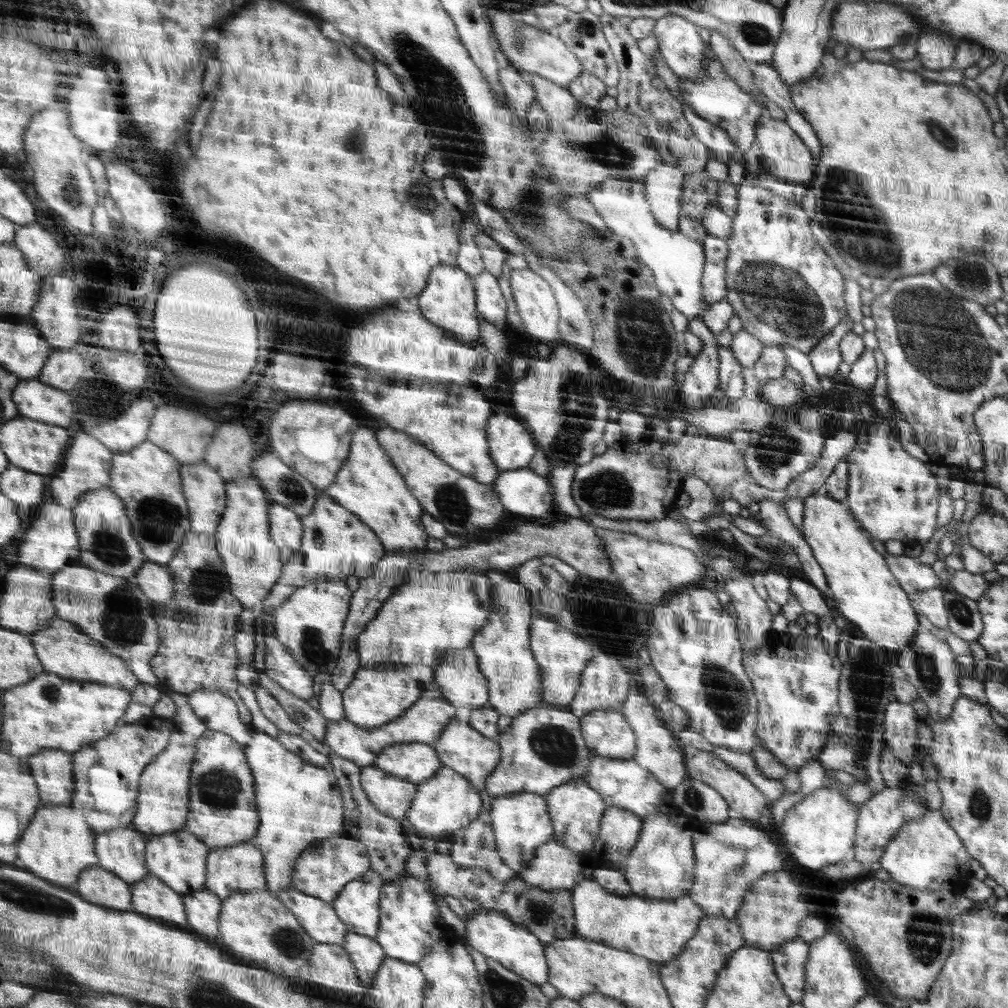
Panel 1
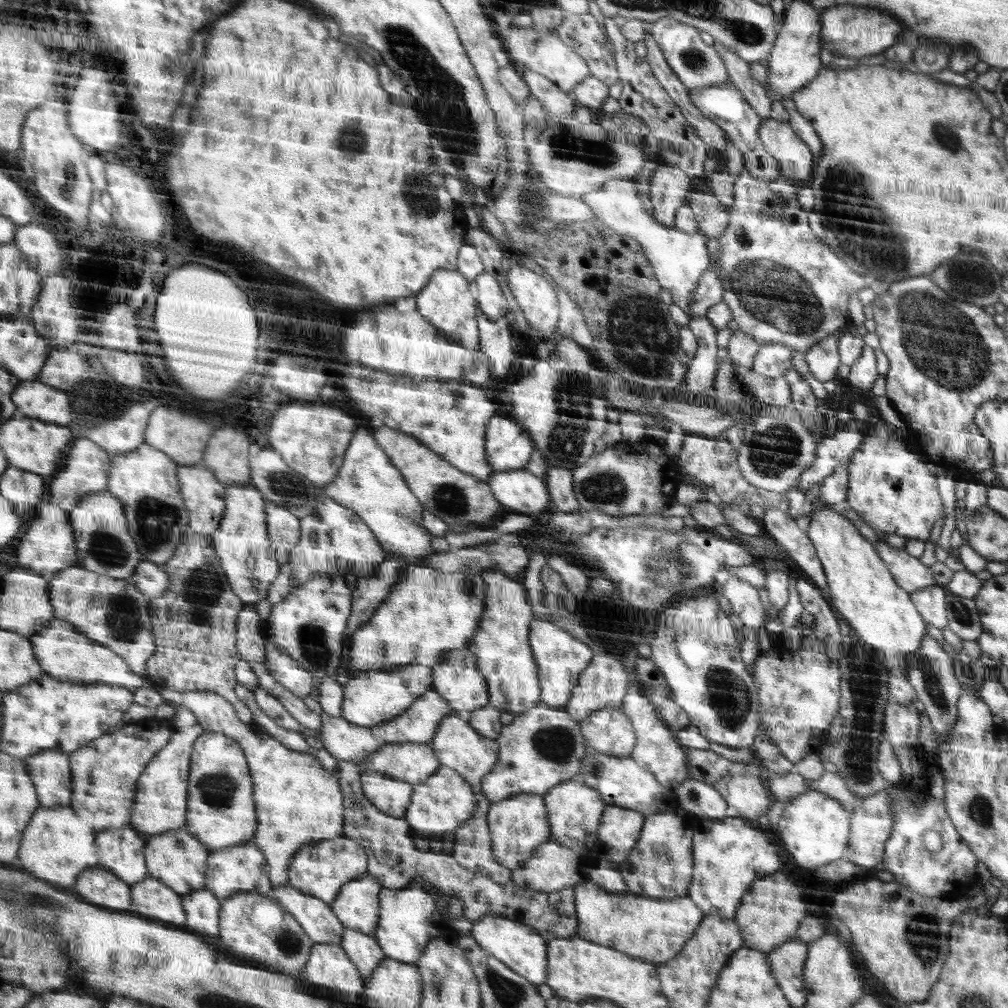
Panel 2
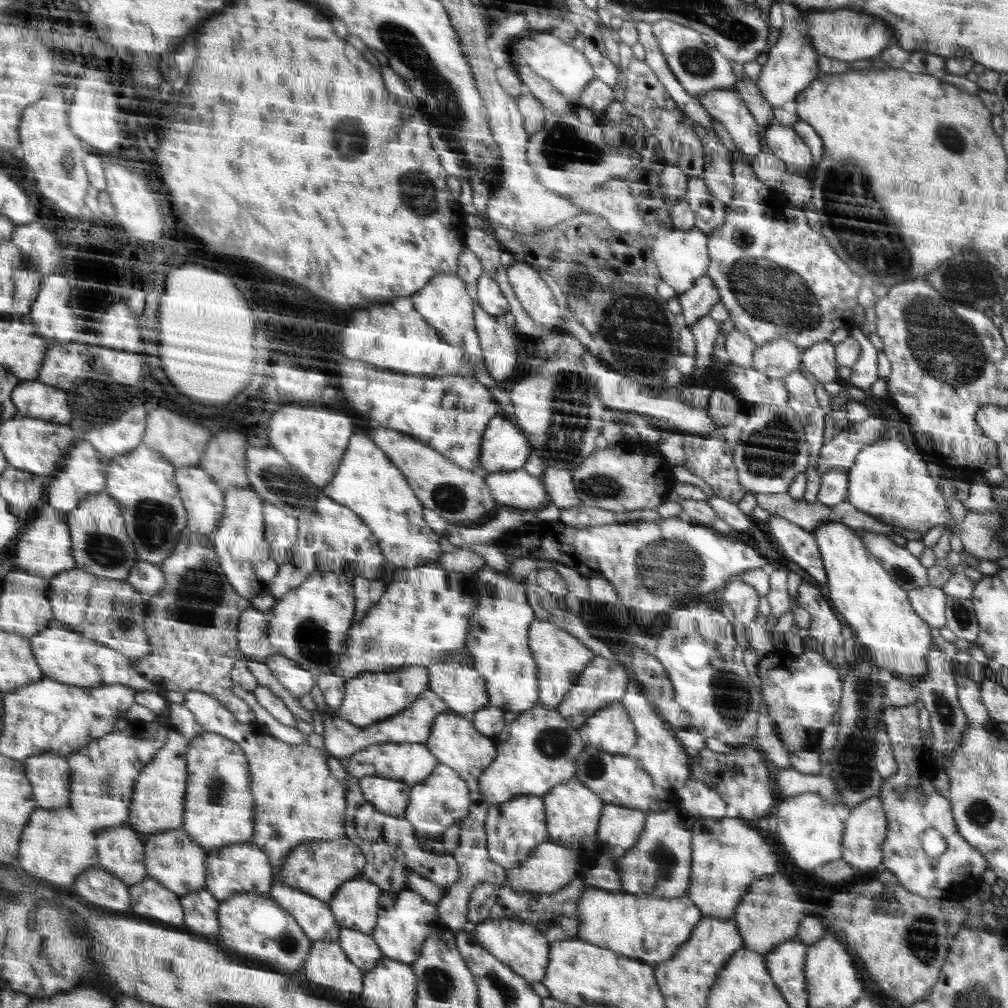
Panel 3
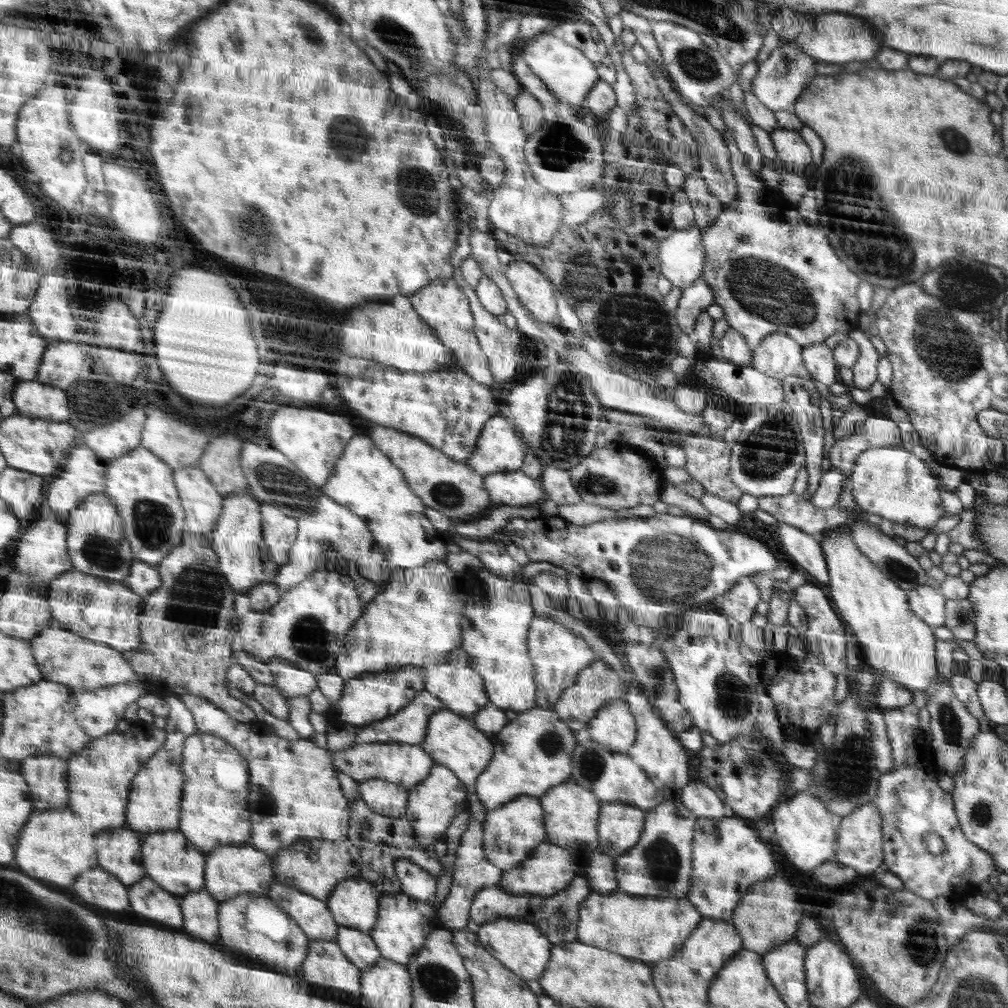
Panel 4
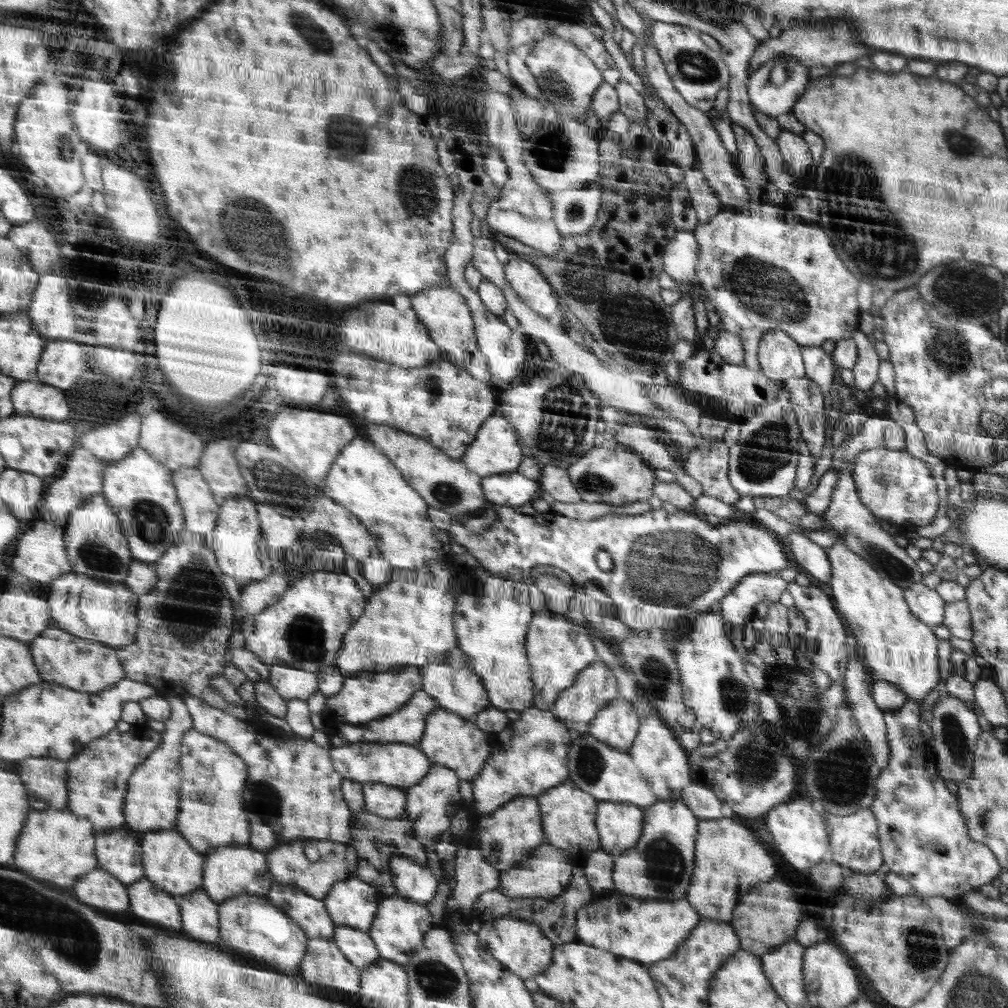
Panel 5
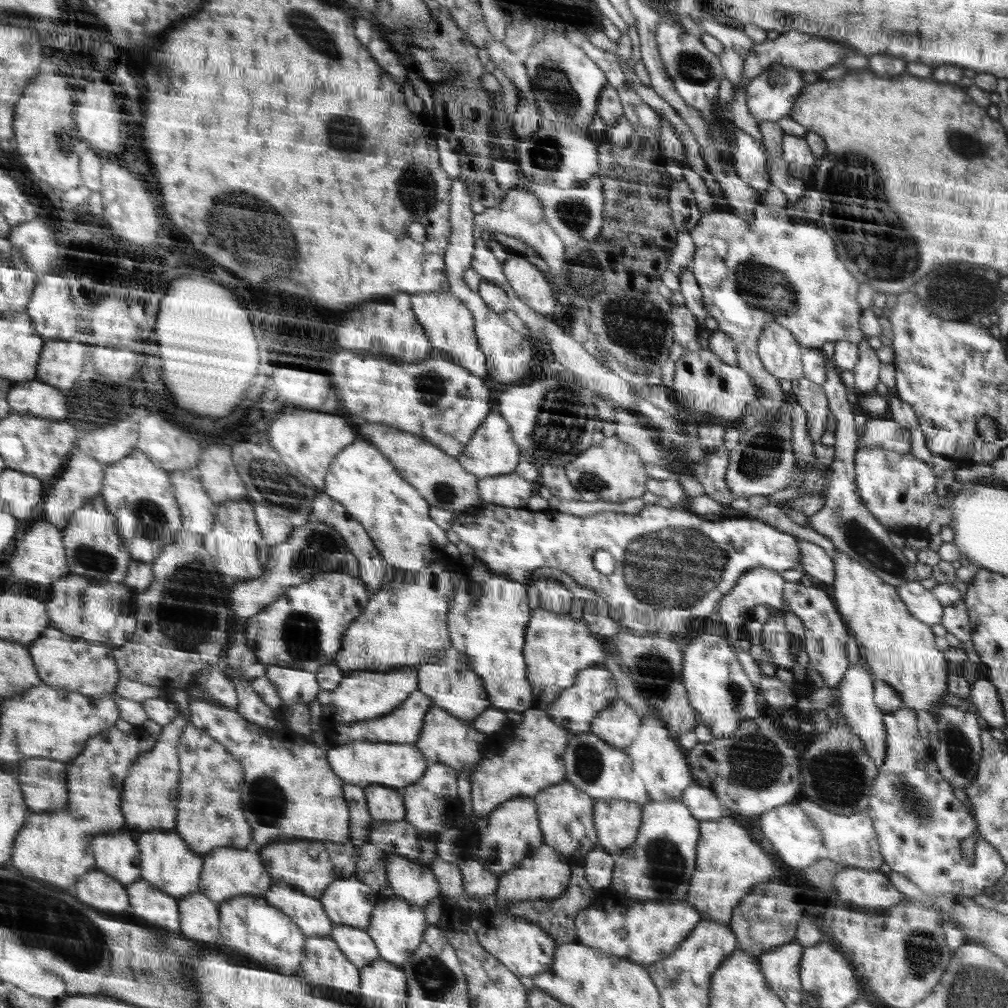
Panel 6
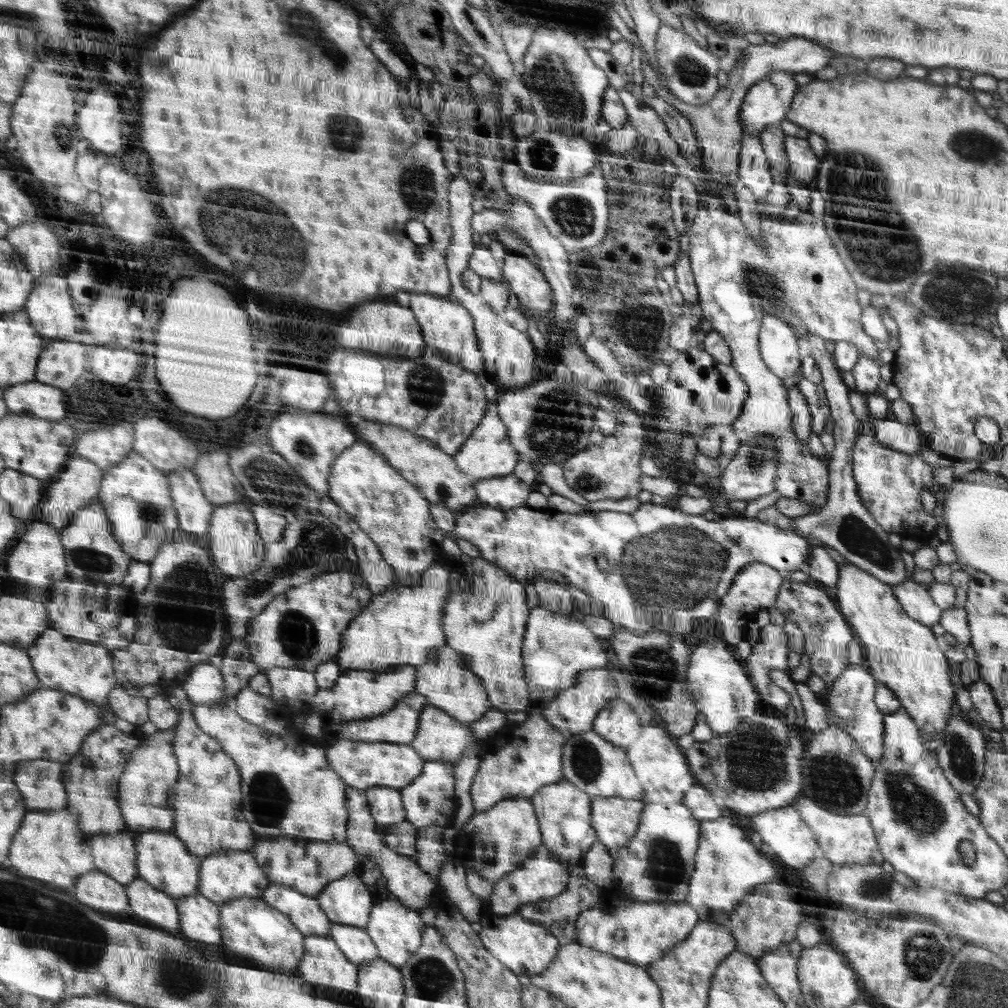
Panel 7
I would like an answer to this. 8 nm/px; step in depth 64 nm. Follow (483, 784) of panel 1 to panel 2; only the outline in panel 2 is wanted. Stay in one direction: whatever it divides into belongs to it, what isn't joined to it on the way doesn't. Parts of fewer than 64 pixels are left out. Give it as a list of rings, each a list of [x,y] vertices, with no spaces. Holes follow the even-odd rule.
[[[456,713],[443,718],[437,734],[428,745],[433,747],[440,763],[460,774],[470,784],[472,790],[482,790],[484,778],[500,760],[500,744],[495,739],[486,738],[474,730],[468,721],[460,719]],[[482,800],[478,806],[478,818],[470,817],[470,822],[455,830],[454,846],[450,853],[470,872],[486,875],[494,882],[506,884],[511,881],[511,870],[502,866],[492,852],[492,841],[487,823],[491,801]]]

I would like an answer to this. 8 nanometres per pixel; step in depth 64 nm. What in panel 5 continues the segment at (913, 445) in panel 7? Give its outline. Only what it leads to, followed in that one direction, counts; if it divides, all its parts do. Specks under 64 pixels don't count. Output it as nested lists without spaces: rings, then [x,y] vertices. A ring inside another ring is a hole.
[[[869,417],[862,424],[860,432],[842,441],[833,452],[833,468],[843,468],[845,464],[855,464],[857,454],[863,450],[885,448],[905,449],[905,436],[901,426],[888,417]]]

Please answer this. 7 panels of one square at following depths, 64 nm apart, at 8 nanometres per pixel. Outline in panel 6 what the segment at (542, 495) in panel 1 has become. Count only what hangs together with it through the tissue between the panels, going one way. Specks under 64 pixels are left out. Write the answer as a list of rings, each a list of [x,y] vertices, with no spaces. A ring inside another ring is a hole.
[[[516,472],[482,478],[479,487],[482,500],[486,500],[487,504],[518,509],[524,508],[524,504],[528,502],[534,490],[532,482],[522,478]]]

